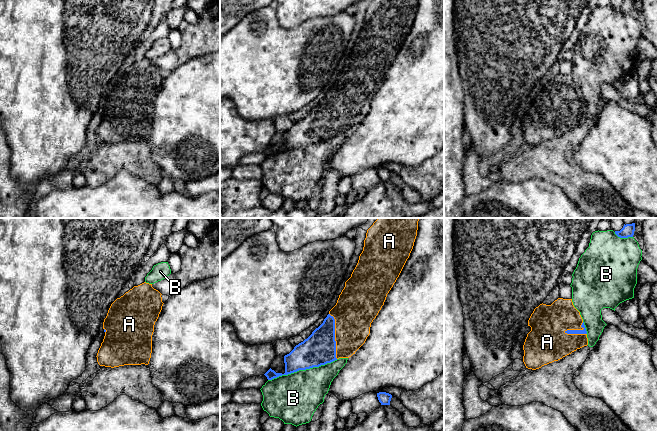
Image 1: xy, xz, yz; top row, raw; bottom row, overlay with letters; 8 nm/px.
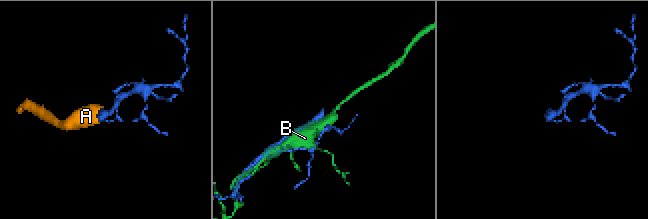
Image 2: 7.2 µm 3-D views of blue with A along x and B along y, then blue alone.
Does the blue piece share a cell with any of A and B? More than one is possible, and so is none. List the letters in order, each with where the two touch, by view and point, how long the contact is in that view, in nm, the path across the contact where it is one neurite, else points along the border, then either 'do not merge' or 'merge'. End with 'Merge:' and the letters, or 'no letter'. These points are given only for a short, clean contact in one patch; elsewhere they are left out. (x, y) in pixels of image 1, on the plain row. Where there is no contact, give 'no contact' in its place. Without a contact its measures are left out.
A: contact yz (575, 109); length 190 nm; merge
B: contact xz (302, 145); length 600 nm; do not merge
Merge: A

